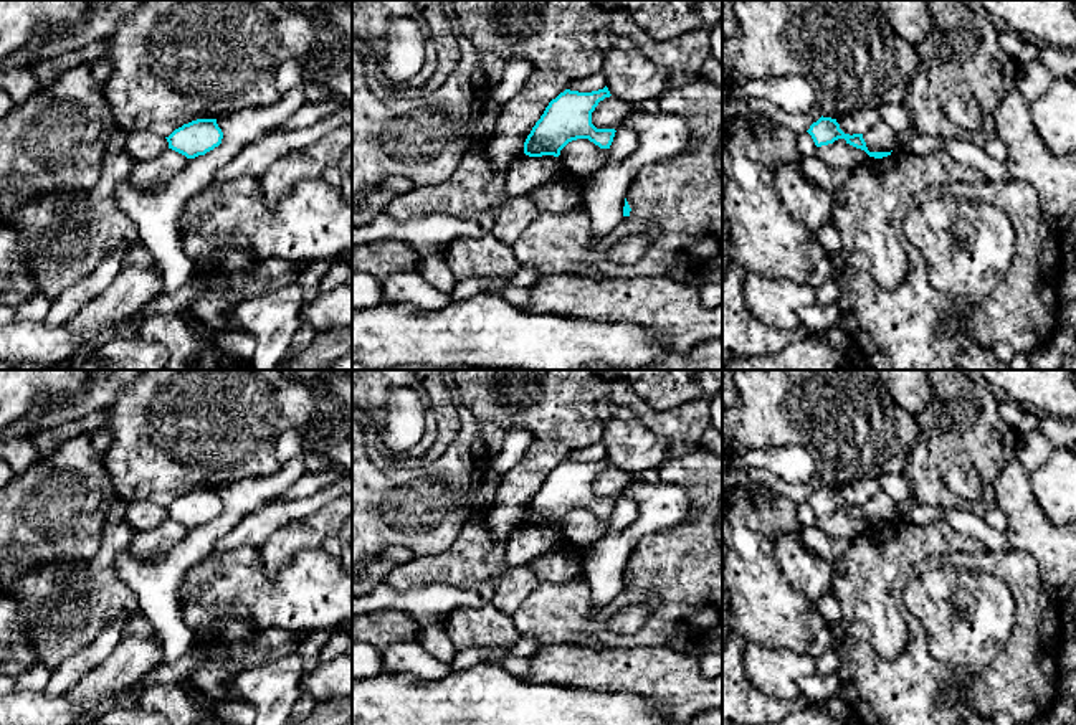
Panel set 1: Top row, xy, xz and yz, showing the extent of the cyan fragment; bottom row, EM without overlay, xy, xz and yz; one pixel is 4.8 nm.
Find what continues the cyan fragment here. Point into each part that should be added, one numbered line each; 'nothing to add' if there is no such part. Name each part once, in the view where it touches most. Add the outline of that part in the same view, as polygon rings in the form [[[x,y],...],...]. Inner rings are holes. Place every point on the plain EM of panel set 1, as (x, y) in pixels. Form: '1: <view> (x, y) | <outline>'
nothing to add

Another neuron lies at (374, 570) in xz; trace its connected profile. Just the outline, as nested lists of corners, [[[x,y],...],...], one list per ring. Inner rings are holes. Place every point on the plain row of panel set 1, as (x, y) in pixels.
[[[388,547],[382,553],[367,558],[352,575],[352,595],[367,595],[387,581],[387,575],[398,565],[408,563],[415,555],[405,547]]]

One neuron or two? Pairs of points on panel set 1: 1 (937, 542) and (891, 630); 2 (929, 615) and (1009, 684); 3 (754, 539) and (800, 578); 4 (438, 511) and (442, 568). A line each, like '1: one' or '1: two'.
1: one
2: two
3: two
4: two

